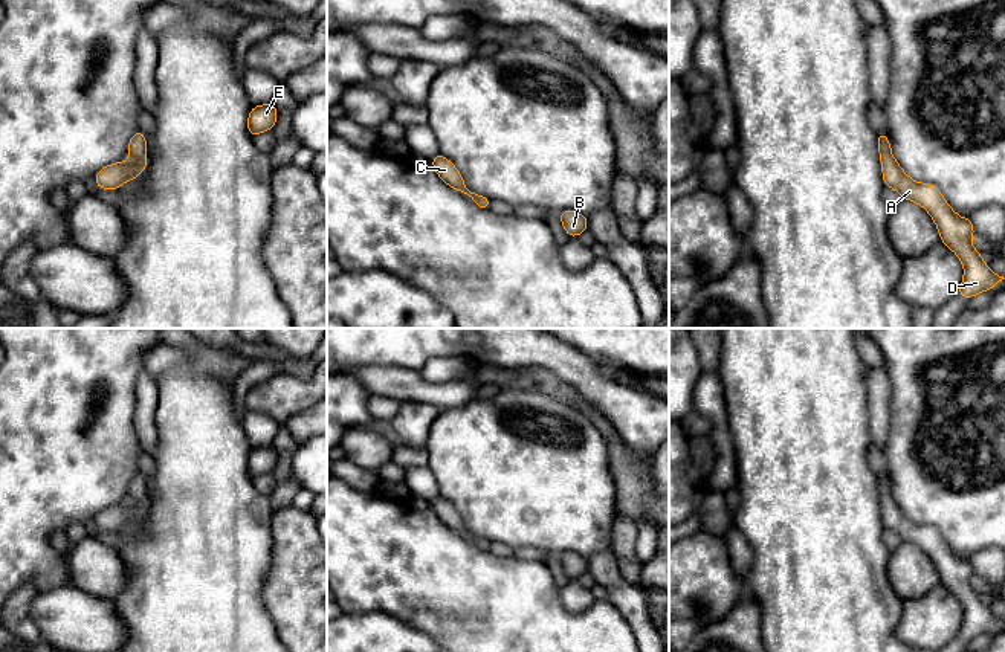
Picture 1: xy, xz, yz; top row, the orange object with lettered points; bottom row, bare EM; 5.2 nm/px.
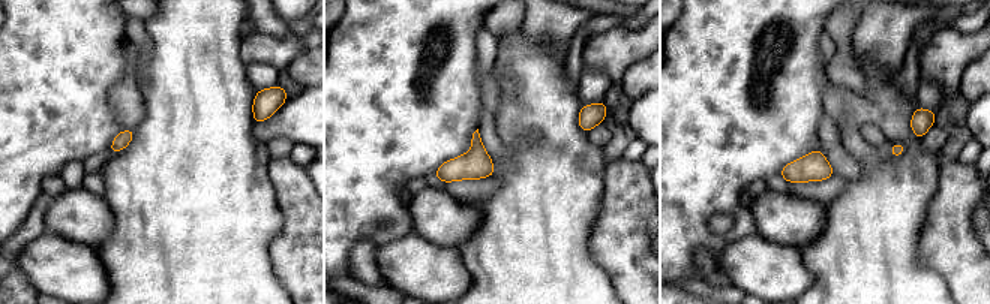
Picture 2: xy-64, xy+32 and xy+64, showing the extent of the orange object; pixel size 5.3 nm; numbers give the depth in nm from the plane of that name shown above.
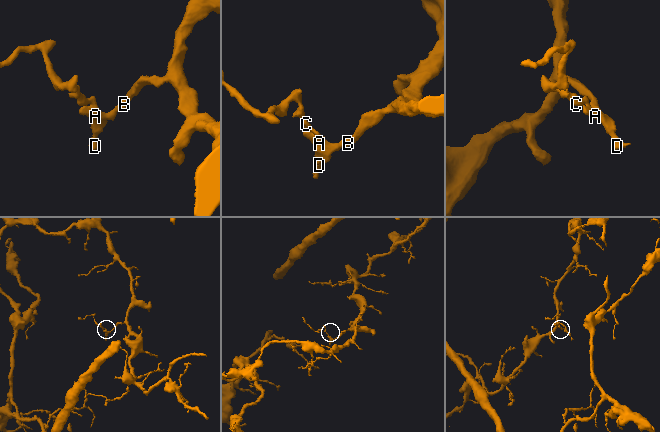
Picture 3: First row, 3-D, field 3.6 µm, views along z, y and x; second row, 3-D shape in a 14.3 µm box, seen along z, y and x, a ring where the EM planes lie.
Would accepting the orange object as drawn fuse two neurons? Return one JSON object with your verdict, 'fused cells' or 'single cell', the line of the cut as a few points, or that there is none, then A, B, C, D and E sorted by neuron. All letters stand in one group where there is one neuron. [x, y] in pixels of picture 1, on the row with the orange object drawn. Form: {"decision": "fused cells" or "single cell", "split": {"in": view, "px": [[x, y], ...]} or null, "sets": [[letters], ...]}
{"decision": "single cell", "split": null, "sets": [["A", "B", "C", "D", "E"]]}

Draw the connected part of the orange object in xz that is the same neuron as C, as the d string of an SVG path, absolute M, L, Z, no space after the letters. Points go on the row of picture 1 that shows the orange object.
M440 153L432 159L432 168L438 174L438 177L454 189L464 192L470 197L472 202L477 203L480 209L489 209L490 200L487 197L470 192L463 182L460 171L454 166L454 163L444 159Z

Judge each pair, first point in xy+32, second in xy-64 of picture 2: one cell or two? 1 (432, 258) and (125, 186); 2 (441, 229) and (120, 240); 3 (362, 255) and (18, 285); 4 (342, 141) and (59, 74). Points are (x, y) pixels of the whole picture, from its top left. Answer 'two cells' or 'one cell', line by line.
1: two cells
2: two cells
3: one cell
4: one cell

